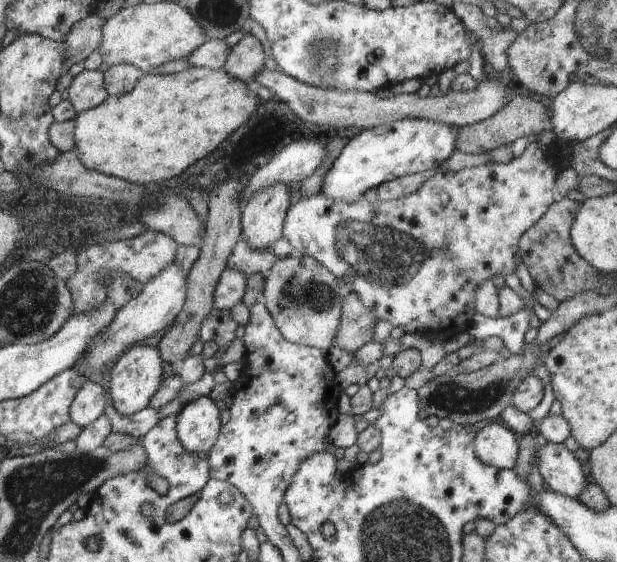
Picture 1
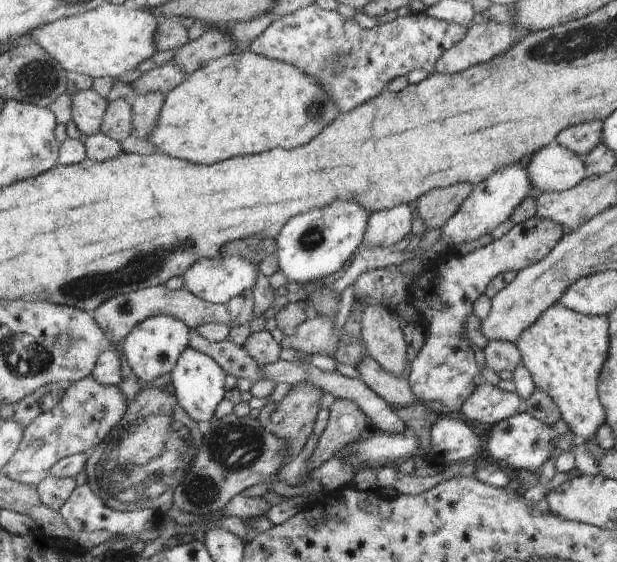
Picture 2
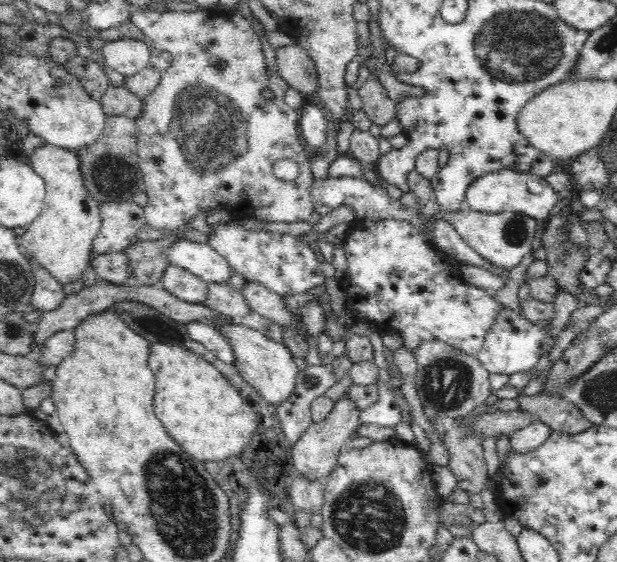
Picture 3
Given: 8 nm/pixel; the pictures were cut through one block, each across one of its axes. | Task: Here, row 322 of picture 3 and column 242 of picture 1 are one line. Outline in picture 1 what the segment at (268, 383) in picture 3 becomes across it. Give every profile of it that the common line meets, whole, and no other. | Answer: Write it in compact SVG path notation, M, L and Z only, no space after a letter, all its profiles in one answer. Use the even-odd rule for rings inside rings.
M279 184L251 196L241 210L241 240L251 252L267 252L283 238L289 188Z

